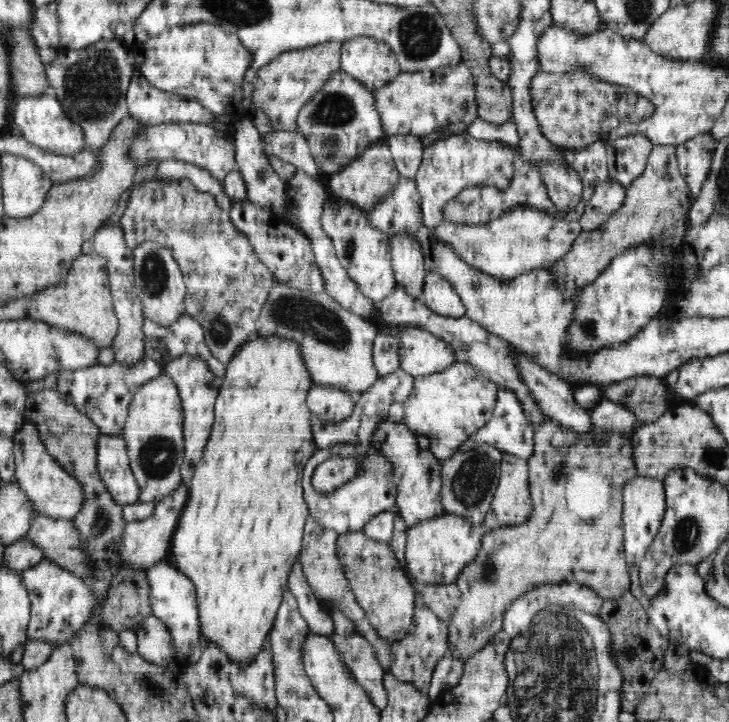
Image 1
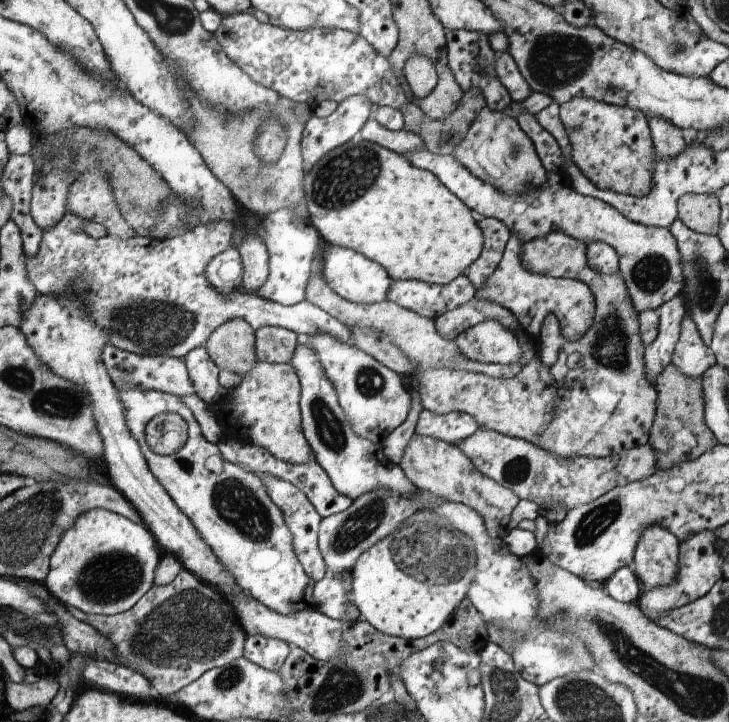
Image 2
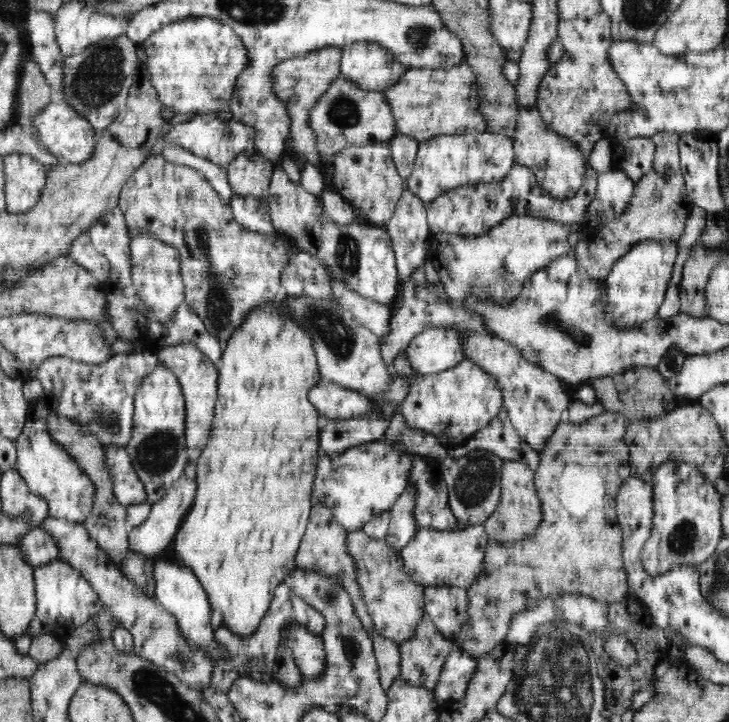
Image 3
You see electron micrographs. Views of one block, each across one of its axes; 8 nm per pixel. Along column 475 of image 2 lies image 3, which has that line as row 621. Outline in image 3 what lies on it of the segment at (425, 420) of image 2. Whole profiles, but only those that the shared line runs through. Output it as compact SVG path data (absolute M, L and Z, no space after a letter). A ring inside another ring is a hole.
M424 614L414 638L397 645L401 654L399 677L410 686L433 690L453 642L442 636L428 614Z

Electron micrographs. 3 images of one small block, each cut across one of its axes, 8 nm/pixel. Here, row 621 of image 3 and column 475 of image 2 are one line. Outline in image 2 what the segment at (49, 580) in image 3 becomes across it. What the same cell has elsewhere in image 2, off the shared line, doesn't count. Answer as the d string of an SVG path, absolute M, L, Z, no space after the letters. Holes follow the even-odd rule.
M464 28L446 31L446 37L448 64L463 92L471 89L480 90L484 94L487 106L493 111L506 110L514 100L496 74L494 68L496 55L490 44L490 36L484 32L474 32L474 30Z

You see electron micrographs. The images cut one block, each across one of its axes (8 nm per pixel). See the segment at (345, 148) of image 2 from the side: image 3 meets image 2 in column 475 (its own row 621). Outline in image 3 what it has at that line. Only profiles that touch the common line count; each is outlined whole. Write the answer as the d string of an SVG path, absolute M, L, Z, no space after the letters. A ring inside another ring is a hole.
M266 302L263 306L258 306L256 310L252 310L240 329L237 329L235 334L228 338L226 347L227 350L224 350L219 364L216 365L219 377L211 435L195 464L196 498L194 498L194 504L189 508L188 514L185 514L176 536L173 538L171 550L174 550L178 554L178 558L182 560L182 564L197 576L197 580L200 581L201 586L205 589L205 594L207 594L211 612L220 612L221 626L225 626L236 637L248 637L252 632L256 632L256 628L260 626L260 622L262 622L262 618L264 618L264 614L268 611L274 598L276 587L296 567L296 552L298 552L298 546L302 542L302 536L304 536L309 523L311 508L314 504L312 502L312 490L318 460L317 454L320 449L319 430L322 419L307 396L310 389L321 380L321 377L319 376L316 351L314 351L311 334L305 332L301 326L297 326L296 322L288 321L288 318L285 318L283 312L279 310L276 302Z

